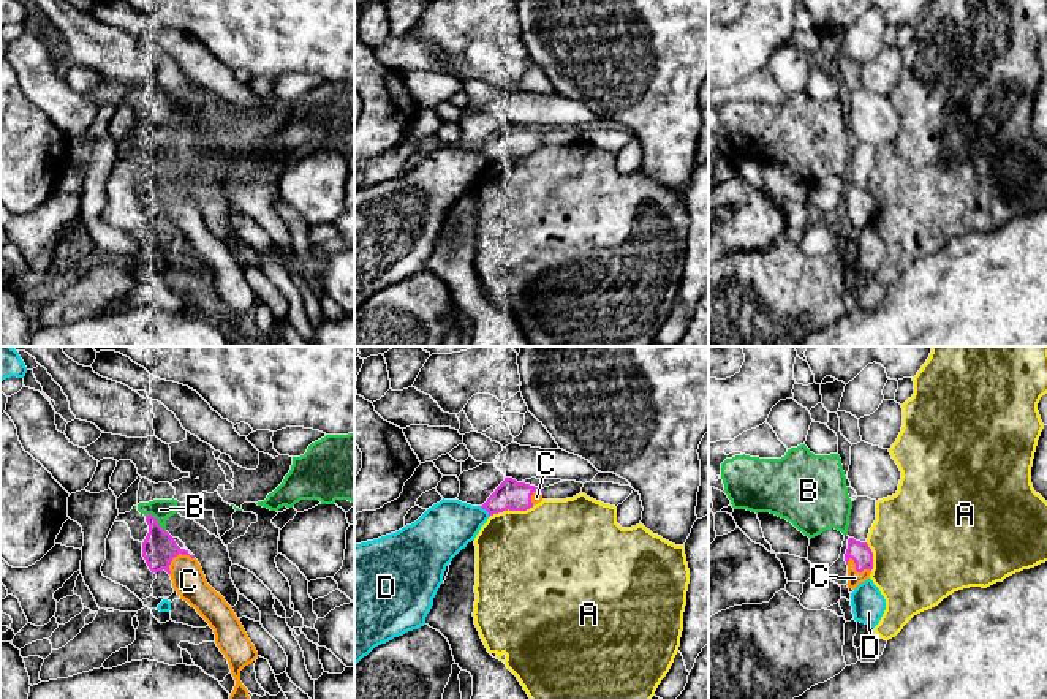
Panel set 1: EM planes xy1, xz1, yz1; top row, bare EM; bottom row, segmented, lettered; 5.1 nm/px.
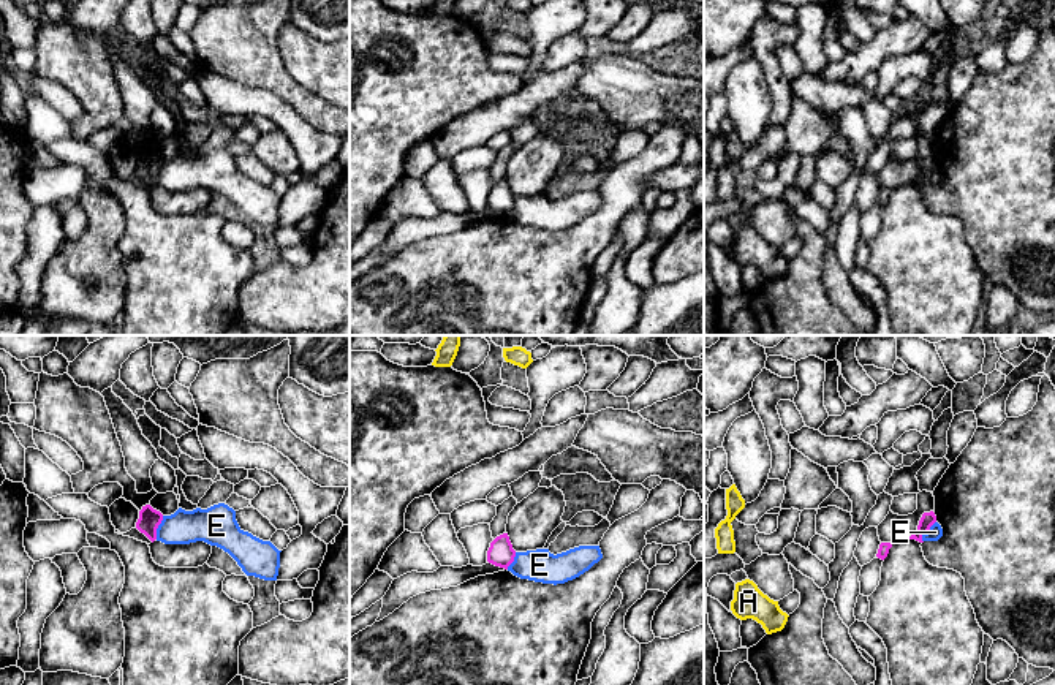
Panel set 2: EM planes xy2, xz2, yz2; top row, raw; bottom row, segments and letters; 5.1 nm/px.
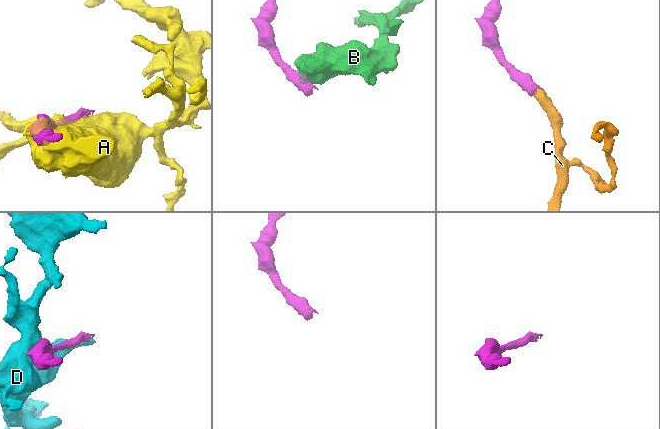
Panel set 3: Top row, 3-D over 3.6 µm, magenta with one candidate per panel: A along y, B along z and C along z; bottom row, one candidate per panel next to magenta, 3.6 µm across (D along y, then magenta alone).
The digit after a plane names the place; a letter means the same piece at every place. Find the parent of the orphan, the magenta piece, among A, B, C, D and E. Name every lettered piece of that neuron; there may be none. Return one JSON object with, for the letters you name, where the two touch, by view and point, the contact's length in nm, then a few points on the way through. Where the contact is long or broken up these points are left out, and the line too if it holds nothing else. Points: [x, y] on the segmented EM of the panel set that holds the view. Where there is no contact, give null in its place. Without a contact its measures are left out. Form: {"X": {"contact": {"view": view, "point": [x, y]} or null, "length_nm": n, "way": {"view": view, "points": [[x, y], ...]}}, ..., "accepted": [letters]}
{"C": {"contact": {"view": "xy1", "point": [174, 555]}, "length_nm": 160}, "accepted": ["C"]}

